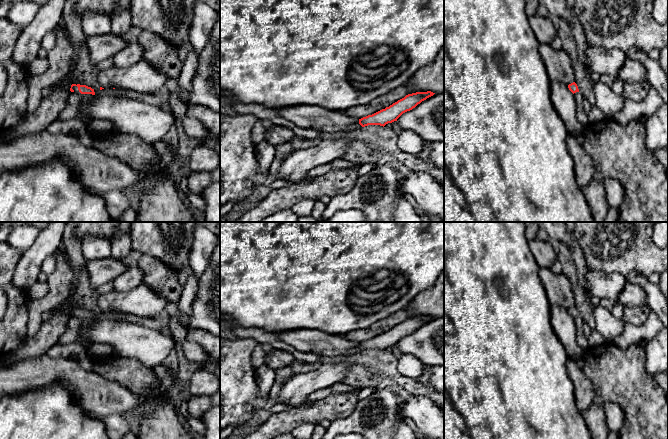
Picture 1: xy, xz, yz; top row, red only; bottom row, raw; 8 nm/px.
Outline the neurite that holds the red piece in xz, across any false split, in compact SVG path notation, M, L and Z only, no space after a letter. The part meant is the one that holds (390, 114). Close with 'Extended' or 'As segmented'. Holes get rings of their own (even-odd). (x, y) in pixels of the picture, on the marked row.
M431 91L416 92L406 95L404 98L393 103L389 107L382 109L372 115L368 115L359 119L359 124L362 127L368 125L385 126L388 123L397 121L397 119L405 112L412 110L422 101L433 96L435 93Z. As segmented

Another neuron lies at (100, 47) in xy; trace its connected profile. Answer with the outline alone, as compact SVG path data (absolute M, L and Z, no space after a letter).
M112 32L87 37L85 42L88 48L90 61L95 65L105 59L113 58L129 44L124 37L117 36Z

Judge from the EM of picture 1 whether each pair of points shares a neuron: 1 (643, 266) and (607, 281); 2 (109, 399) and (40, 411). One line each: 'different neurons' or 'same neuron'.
1: different neurons
2: different neurons

